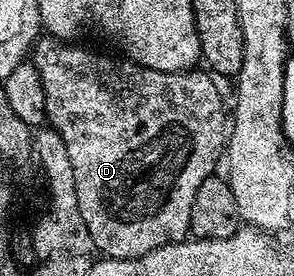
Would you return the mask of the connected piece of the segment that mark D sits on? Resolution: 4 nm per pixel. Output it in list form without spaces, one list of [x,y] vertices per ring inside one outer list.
[[[49,34],[43,35],[32,49],[32,62],[40,74],[40,83],[44,86],[44,106],[49,127],[56,129],[64,138],[64,146],[68,150],[68,159],[72,161],[72,178],[76,186],[76,198],[80,206],[80,214],[84,218],[84,226],[88,226],[88,234],[92,234],[95,249],[103,257],[112,259],[134,259],[148,254],[157,247],[168,243],[180,243],[187,239],[192,214],[192,198],[196,198],[196,190],[200,190],[200,182],[204,178],[215,175],[218,159],[224,156],[224,145],[228,140],[228,108],[222,105],[222,96],[218,93],[215,77],[209,71],[187,70],[185,72],[165,72],[152,70],[142,64],[136,64],[129,58],[114,56],[97,56],[90,48],[77,48],[74,42],[67,42]]]

